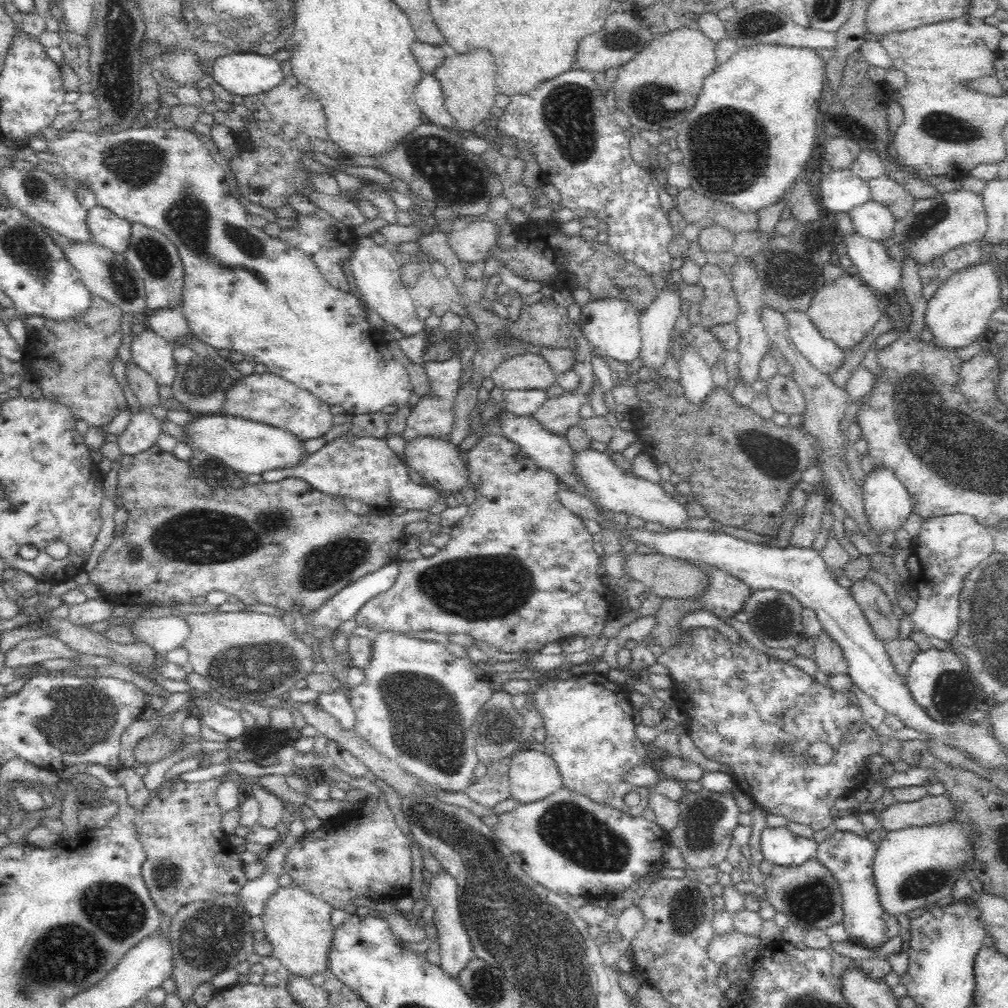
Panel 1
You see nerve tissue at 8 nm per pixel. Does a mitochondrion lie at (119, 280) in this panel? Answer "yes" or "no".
yes

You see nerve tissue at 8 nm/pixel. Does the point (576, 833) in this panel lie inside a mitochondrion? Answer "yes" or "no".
yes

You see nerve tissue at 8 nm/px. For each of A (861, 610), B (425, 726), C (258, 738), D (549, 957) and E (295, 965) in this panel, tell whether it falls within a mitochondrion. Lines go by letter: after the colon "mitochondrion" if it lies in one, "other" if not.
A: other
B: mitochondrion
C: other
D: mitochondrion
E: other

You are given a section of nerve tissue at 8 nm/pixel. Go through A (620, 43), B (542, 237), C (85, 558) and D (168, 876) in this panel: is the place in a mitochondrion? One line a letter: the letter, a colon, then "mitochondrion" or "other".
A: mitochondrion
B: other
C: other
D: mitochondrion

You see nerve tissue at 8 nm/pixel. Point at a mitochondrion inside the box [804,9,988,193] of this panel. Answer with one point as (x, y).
(940, 125)

